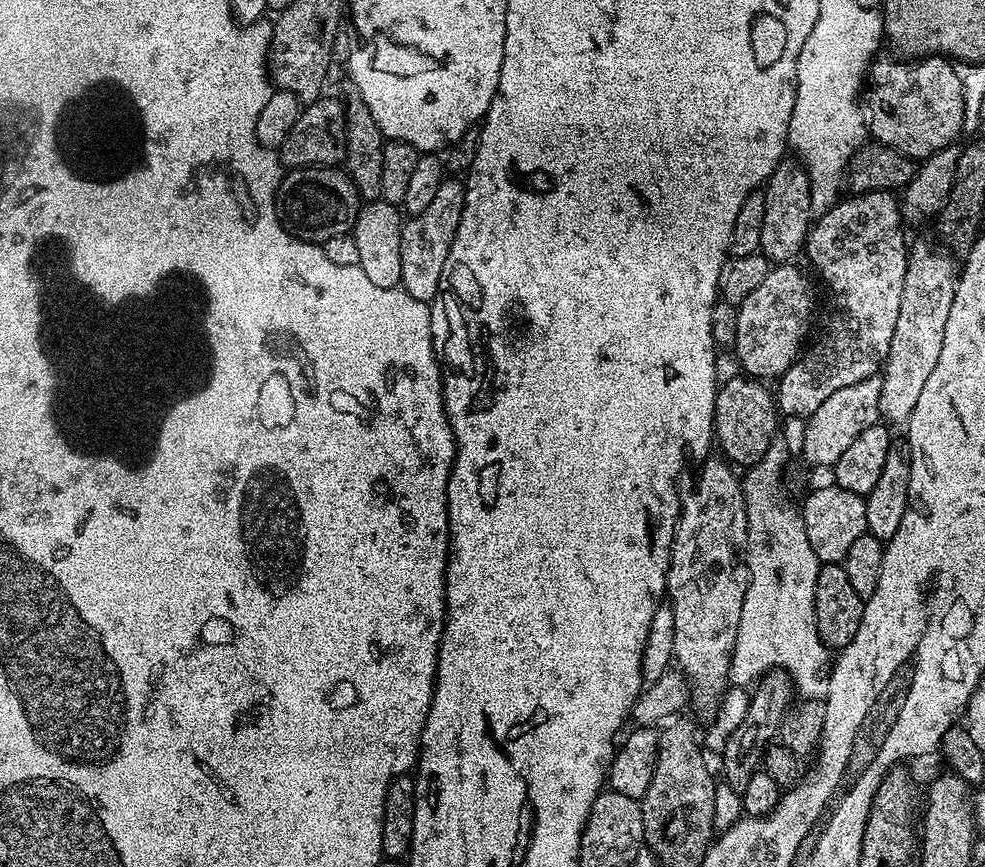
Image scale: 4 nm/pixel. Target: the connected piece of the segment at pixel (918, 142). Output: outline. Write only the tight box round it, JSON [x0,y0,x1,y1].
[866,54,964,162]

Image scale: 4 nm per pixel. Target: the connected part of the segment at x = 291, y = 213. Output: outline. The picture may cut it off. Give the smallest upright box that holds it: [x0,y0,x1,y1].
[278,167,362,242]

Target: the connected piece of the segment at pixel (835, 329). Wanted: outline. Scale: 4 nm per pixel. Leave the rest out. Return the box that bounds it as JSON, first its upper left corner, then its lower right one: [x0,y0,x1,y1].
[774,191,909,418]

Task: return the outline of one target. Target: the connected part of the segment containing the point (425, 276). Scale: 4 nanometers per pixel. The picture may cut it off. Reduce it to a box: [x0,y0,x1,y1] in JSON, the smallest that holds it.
[400,179,465,302]

